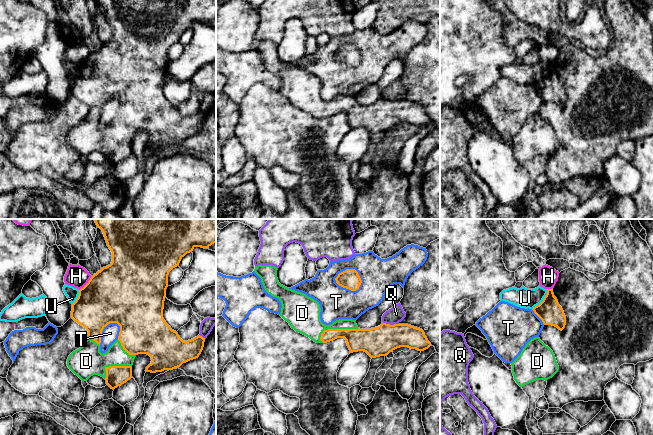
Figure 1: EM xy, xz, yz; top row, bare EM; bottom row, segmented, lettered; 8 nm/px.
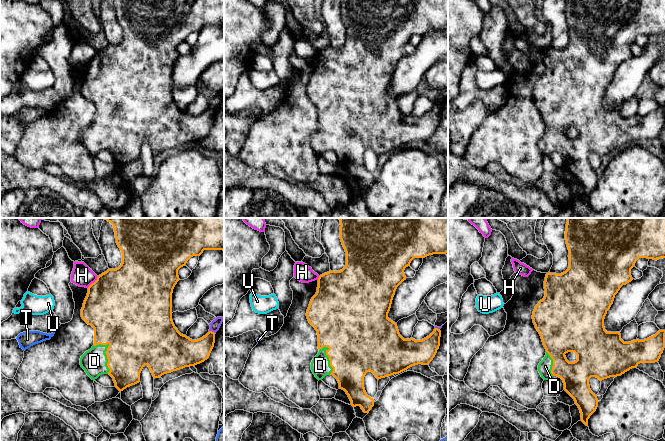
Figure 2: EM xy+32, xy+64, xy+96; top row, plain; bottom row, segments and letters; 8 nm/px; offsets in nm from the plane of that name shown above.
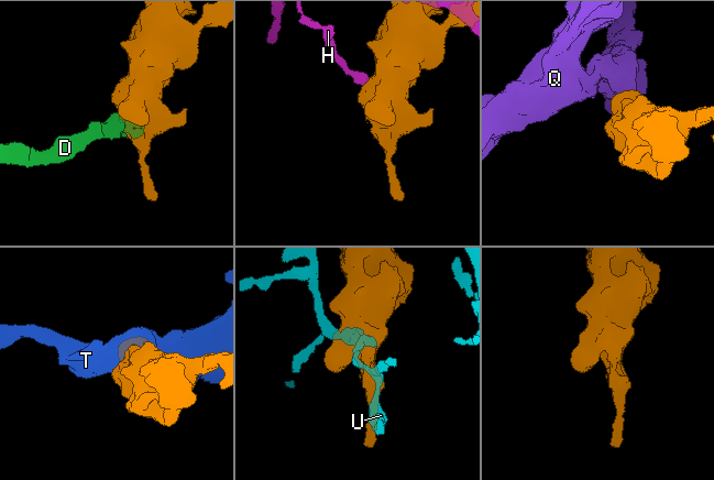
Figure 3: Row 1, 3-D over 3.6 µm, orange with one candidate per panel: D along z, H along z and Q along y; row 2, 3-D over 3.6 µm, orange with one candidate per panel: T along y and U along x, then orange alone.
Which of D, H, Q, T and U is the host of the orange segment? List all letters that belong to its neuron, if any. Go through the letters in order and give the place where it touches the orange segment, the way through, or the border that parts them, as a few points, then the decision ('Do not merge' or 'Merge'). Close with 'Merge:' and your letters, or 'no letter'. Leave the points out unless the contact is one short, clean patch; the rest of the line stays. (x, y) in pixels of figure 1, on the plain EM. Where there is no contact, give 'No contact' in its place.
D: Touches orange at xz (336, 105). Merge
H: Touches orange at xy (87, 59). Do not merge
Q: Touches orange at xz (391, 101). Boundary: xz (383, 98), (398, 100). Do not merge
T: Touches orange at xz (348, 64). Do not merge
U: Touches orange at yz (543, 76). Boundary: yz (547, 65), (544, 74), (532, 85). Do not merge
Merge: D

